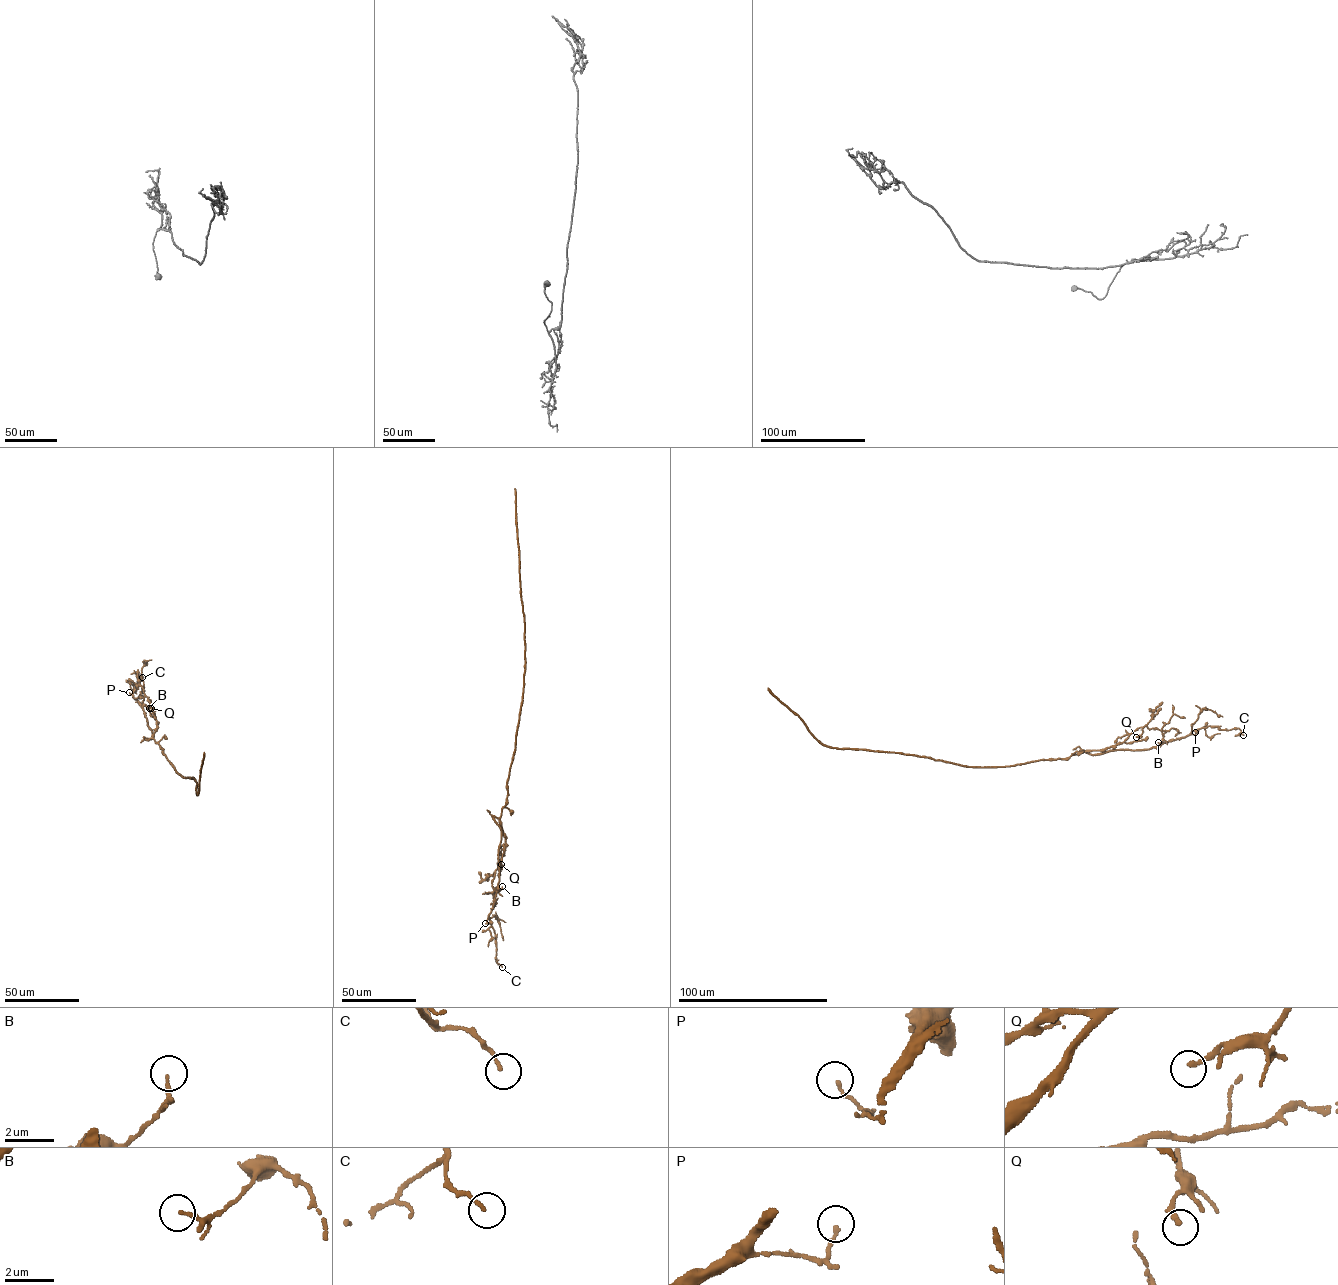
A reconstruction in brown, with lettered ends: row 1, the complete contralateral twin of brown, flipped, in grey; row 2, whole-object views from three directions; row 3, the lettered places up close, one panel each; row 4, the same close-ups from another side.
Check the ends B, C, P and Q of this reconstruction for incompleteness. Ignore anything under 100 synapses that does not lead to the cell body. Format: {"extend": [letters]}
{"extend": []}

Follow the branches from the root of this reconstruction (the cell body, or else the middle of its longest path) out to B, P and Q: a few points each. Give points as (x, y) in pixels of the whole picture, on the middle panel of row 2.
B: (515, 748), (507, 783), (507, 804), (500, 817), (492, 816), (501, 831), (496, 892), (502, 886)
P: (515, 748), (507, 783), (507, 804), (500, 817), (492, 816), (501, 831), (499, 882), (493, 909), (485, 923)
Q: (515, 748), (507, 783), (507, 804), (500, 818), (505, 845), (498, 868), (501, 868), (501, 864)

